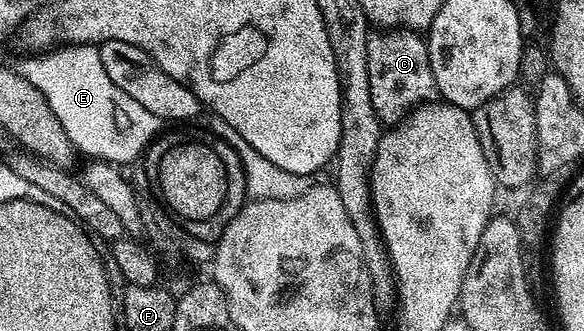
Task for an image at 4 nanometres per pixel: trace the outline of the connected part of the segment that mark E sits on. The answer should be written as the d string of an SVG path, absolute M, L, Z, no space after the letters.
M61 45L48 53L38 55L41 55L38 59L29 59L20 65L19 72L31 85L35 85L35 89L43 93L51 113L55 113L59 125L63 125L67 137L80 154L82 151L85 155L93 155L89 157L94 160L114 165L133 163L137 158L138 162L146 154L147 148L159 134L157 128L159 120L155 117L155 113L147 113L147 109L139 105L139 101L127 97L127 93L123 93L123 89L119 89L119 85L115 85L115 81L107 77L107 69L103 69L101 52L96 46Z

